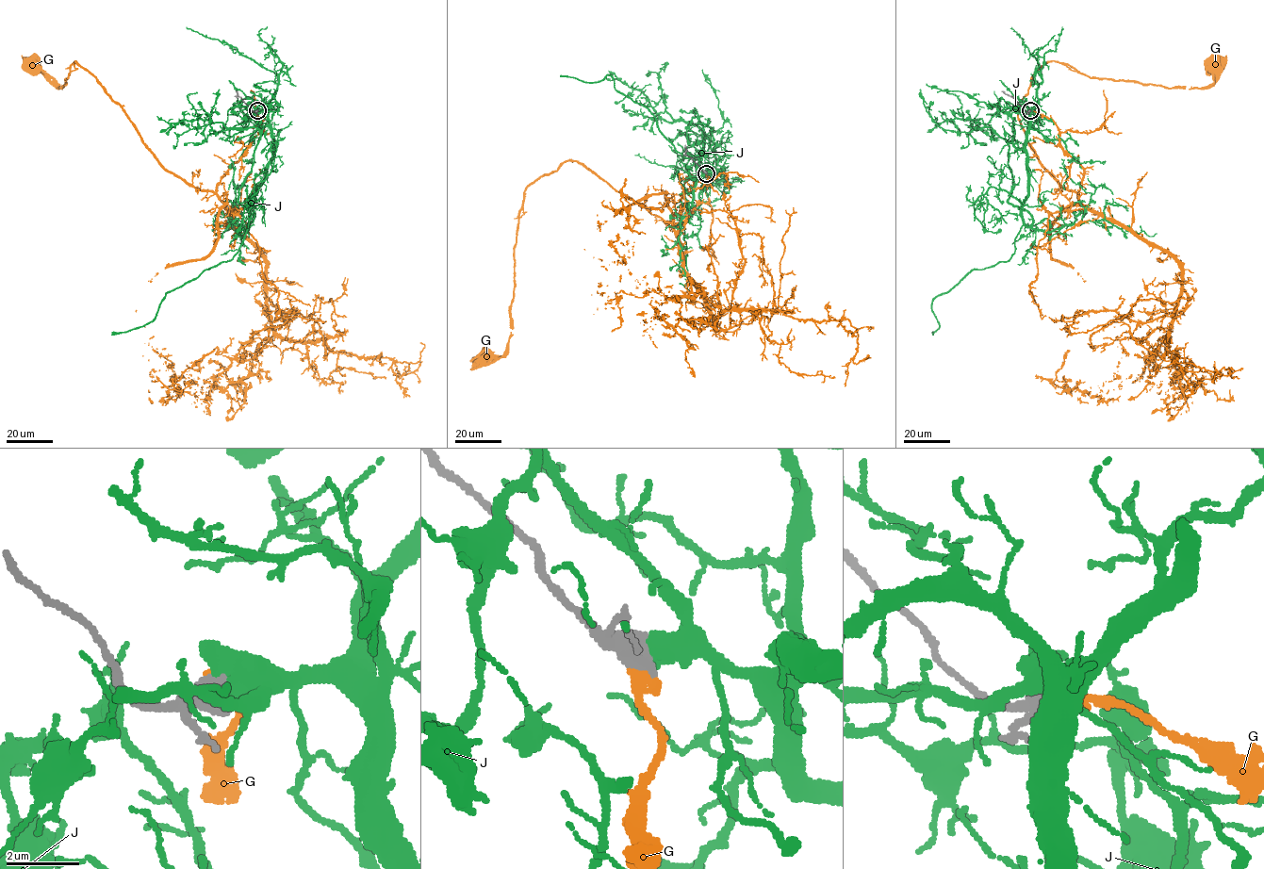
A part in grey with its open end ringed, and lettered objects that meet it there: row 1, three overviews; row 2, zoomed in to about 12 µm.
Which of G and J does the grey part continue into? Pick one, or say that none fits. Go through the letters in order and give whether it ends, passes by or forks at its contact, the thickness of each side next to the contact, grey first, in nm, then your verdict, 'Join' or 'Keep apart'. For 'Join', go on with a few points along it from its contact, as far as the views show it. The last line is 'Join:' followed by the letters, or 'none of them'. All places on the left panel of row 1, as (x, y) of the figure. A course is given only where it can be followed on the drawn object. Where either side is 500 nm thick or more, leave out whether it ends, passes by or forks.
G: Thickness 700 nm (grey) against 480 nm. Join. Its course: (257, 110), (250, 146), (215, 192), (201, 191), (170, 172), (75, 61), (62, 89), (35, 62)
J: Thickness 700 nm (grey) against 850 nm. Keep apart
Join: G

